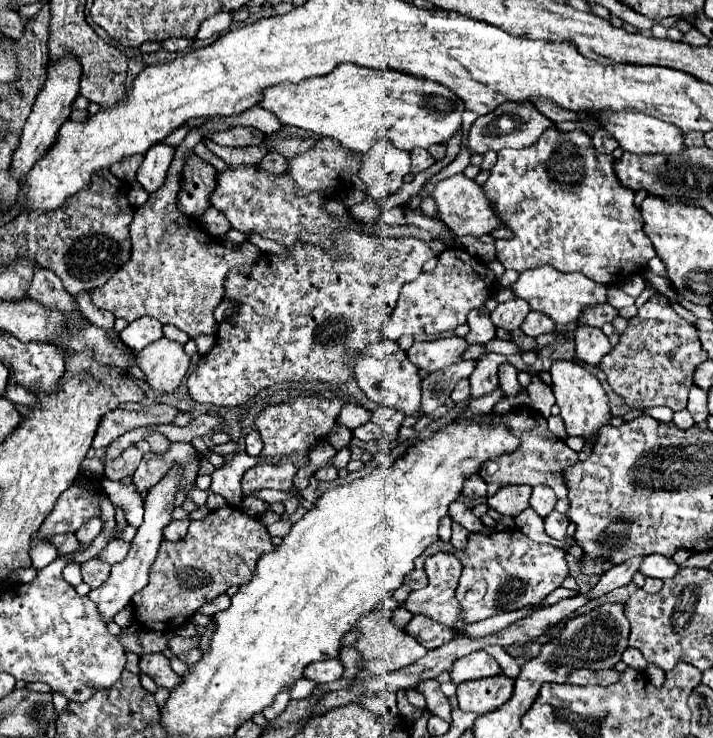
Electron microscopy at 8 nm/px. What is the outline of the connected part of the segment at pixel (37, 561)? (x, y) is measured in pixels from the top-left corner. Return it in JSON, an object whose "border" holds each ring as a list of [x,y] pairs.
{"border":[[[36,540],[36,542],[32,542],[30,558],[32,558],[32,568],[42,570],[44,566],[48,566],[50,562],[54,562],[58,558],[58,550],[50,542]]]}

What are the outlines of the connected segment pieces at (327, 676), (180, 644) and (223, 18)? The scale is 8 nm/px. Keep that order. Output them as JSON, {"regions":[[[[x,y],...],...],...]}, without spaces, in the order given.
{"regions":[[[[332,658],[332,660],[320,660],[320,662],[312,662],[306,670],[304,670],[304,678],[308,680],[316,680],[318,684],[326,684],[326,682],[334,682],[342,676],[344,672],[344,664],[340,662],[340,658]]],[[[170,636],[168,638],[168,646],[170,650],[174,652],[174,656],[186,652],[186,650],[192,650],[192,648],[198,648],[200,646],[200,638],[198,636],[192,636],[192,638],[182,638],[182,636]]],[[[218,12],[210,18],[206,18],[202,24],[200,24],[200,30],[196,34],[198,40],[204,40],[204,38],[210,38],[214,34],[220,34],[222,30],[230,28],[232,24],[232,14],[230,12]]]]}

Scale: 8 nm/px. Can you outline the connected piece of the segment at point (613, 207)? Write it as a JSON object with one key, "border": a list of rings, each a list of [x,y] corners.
{"border":[[[548,128],[542,132],[542,136],[538,138],[536,144],[524,148],[524,150],[500,150],[498,152],[498,160],[494,164],[494,168],[490,170],[490,176],[488,180],[484,182],[482,186],[490,206],[496,210],[498,218],[502,224],[506,224],[510,230],[512,230],[512,238],[508,240],[498,240],[494,246],[496,246],[496,258],[498,262],[504,264],[504,268],[508,270],[516,270],[516,272],[524,272],[524,270],[530,270],[530,268],[536,268],[536,266],[552,266],[556,268],[558,272],[580,272],[584,274],[586,278],[598,282],[598,284],[622,284],[622,278],[628,278],[636,272],[642,272],[648,264],[650,258],[654,258],[654,250],[652,250],[652,242],[650,238],[644,234],[642,230],[642,218],[640,218],[640,210],[634,206],[634,192],[632,190],[624,190],[624,186],[620,186],[616,174],[614,174],[614,158],[608,156],[608,154],[600,154],[596,150],[592,150],[592,142],[590,142],[590,136],[582,130],[572,130],[572,132],[560,132],[556,128]]]}

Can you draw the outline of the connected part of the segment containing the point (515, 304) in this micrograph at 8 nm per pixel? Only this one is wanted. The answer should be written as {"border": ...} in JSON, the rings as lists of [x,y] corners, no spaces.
{"border":[[[514,298],[514,300],[498,304],[496,310],[490,314],[490,318],[498,328],[516,330],[516,328],[520,328],[520,322],[524,320],[524,314],[528,314],[528,312],[530,312],[528,304],[520,302],[520,298]]]}

